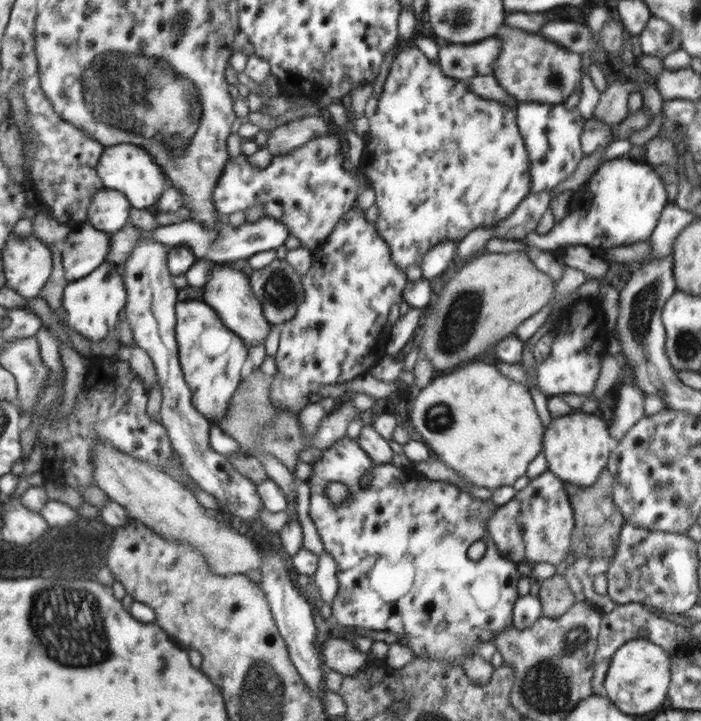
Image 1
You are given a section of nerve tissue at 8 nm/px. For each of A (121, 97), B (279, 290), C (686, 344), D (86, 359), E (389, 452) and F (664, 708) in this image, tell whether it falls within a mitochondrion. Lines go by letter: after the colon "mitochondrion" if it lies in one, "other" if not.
A: mitochondrion
B: mitochondrion
C: mitochondrion
D: other
E: other
F: other

